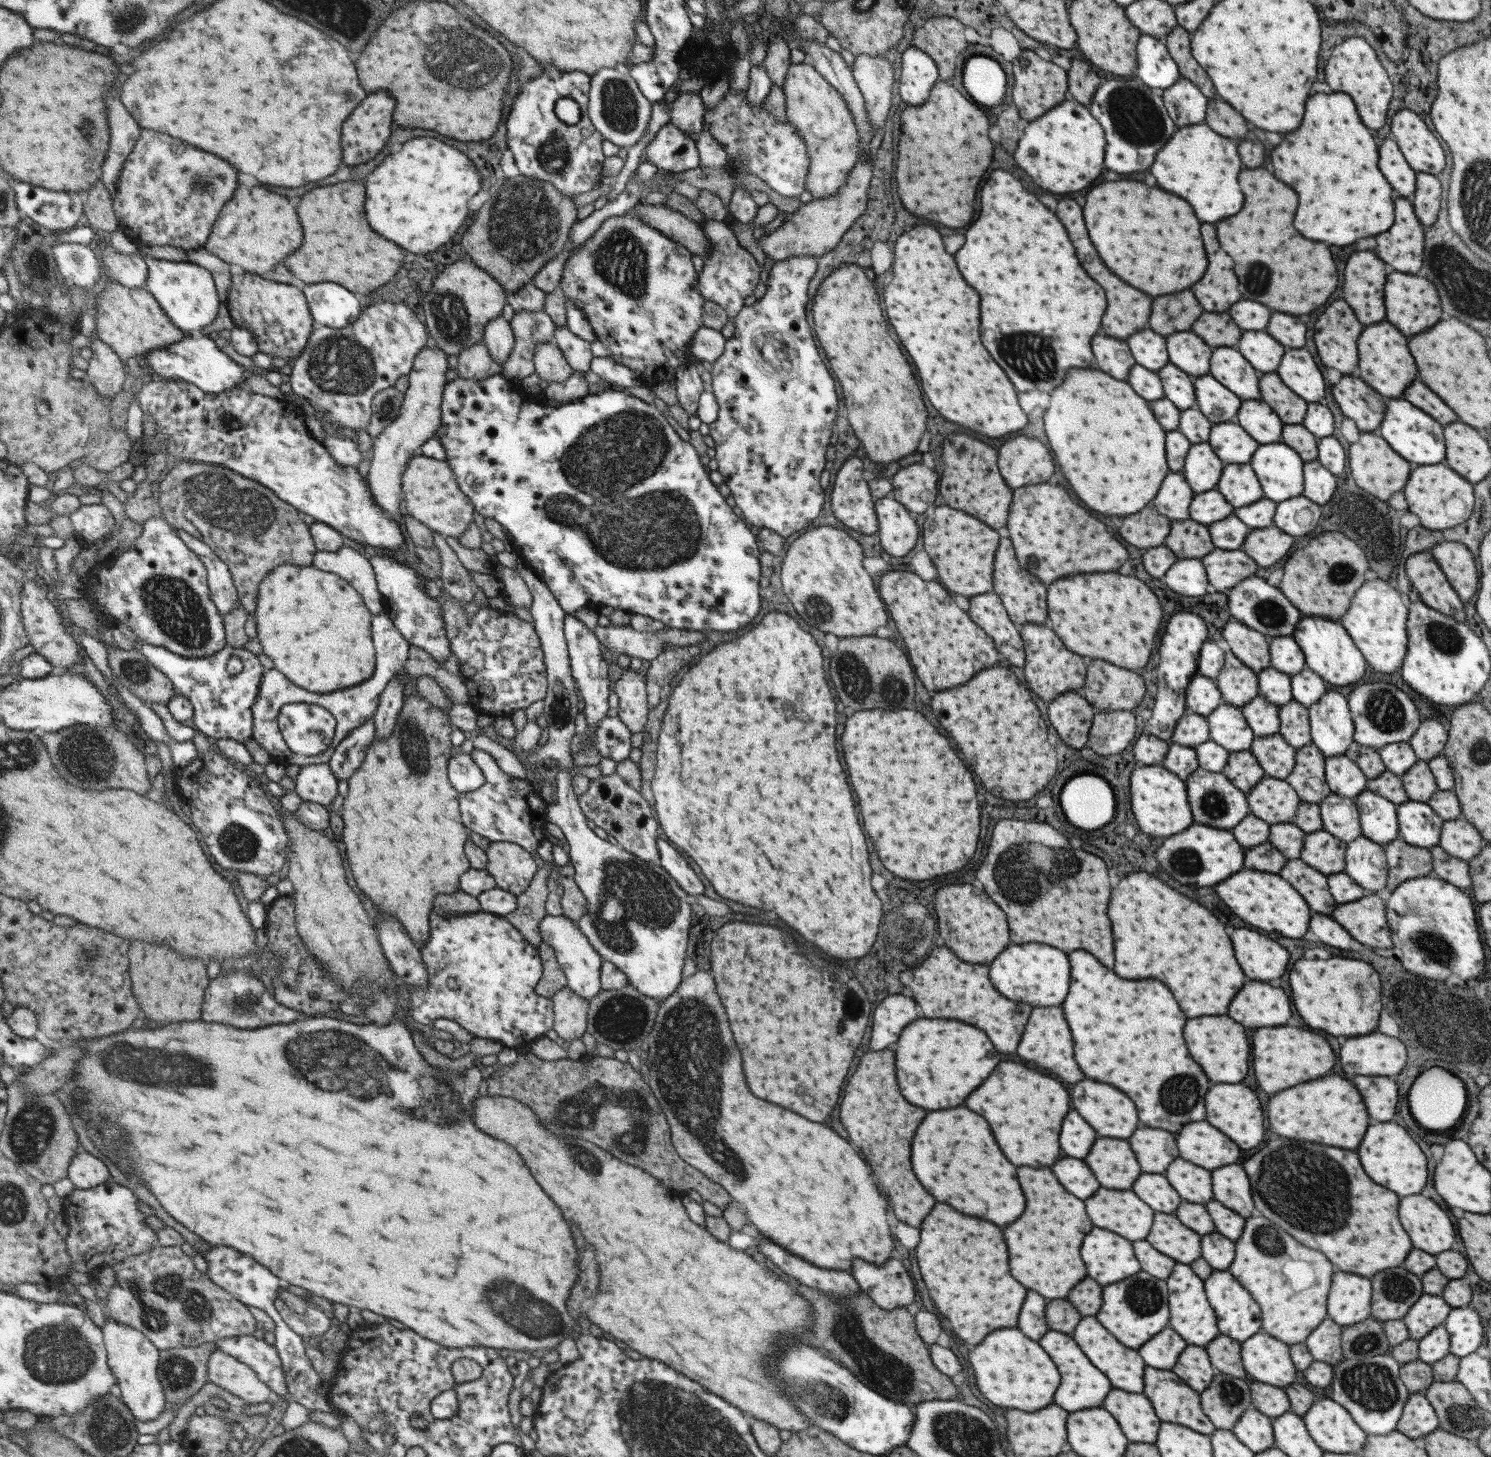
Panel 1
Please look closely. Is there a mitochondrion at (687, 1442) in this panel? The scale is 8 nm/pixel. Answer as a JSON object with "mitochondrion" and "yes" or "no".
{"mitochondrion":"yes"}

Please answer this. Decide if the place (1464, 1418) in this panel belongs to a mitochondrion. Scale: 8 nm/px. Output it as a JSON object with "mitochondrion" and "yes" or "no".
{"mitochondrion":"yes"}

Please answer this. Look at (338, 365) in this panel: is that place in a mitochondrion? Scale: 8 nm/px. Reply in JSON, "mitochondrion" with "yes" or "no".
{"mitochondrion":"yes"}

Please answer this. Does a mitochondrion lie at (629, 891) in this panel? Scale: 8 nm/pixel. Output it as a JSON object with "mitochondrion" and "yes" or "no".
{"mitochondrion":"yes"}

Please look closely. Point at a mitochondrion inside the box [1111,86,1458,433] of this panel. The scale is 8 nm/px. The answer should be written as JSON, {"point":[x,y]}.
{"point":[1258,275]}

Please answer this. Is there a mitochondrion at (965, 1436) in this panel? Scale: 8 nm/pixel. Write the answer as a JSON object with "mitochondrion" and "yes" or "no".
{"mitochondrion":"yes"}

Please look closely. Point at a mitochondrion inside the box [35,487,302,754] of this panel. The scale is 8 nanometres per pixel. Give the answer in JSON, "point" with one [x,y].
{"point":[176,609]}

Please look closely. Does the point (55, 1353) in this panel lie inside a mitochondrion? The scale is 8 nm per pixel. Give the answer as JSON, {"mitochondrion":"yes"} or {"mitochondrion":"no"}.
{"mitochondrion":"yes"}

